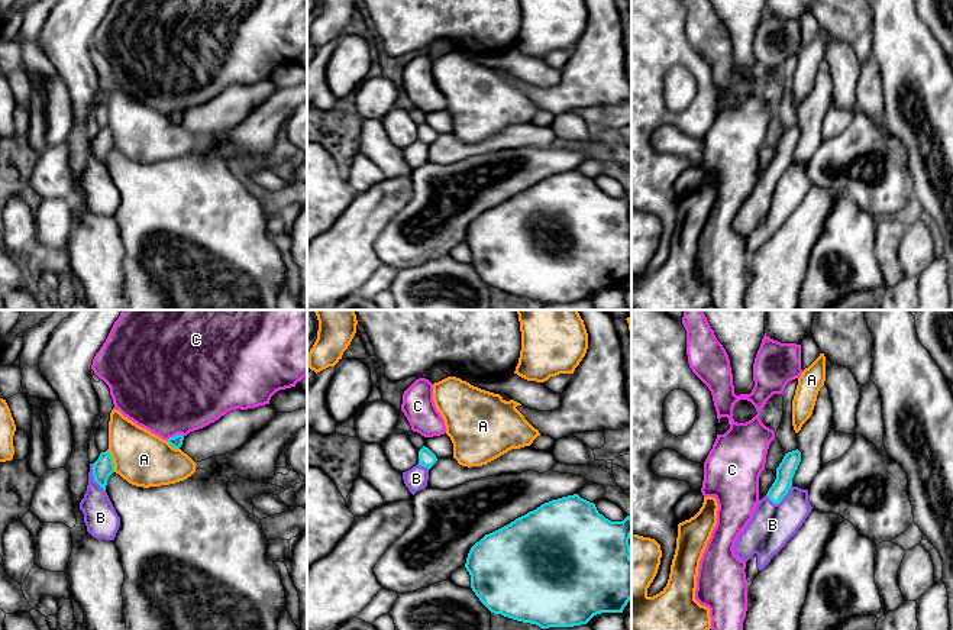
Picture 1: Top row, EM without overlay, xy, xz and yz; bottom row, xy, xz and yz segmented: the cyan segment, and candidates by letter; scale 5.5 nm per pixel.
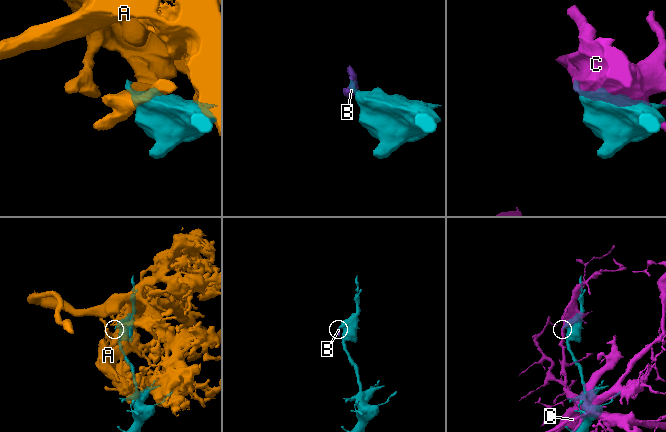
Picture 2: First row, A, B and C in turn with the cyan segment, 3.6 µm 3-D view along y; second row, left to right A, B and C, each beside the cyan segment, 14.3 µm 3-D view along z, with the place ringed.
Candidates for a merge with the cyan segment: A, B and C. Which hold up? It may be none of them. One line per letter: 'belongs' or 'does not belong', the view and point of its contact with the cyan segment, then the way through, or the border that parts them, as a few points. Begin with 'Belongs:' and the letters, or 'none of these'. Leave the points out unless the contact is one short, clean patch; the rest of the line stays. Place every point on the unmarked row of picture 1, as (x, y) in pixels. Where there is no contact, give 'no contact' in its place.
Belongs: B
A: does not belong; contact xy (112, 136)
B: belongs; contact yz (781, 175); way yz (785, 146), (781, 175), (781, 188), (772, 200)
C: does not belong; contact xy (174, 112)

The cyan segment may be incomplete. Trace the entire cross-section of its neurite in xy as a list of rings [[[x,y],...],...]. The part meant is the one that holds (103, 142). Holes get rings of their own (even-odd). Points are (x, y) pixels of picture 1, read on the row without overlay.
[[[109,126],[101,127],[98,135],[90,139],[88,161],[80,185],[87,207],[96,214],[114,216],[120,201],[120,193],[106,168],[107,155],[113,148],[114,139]]]

